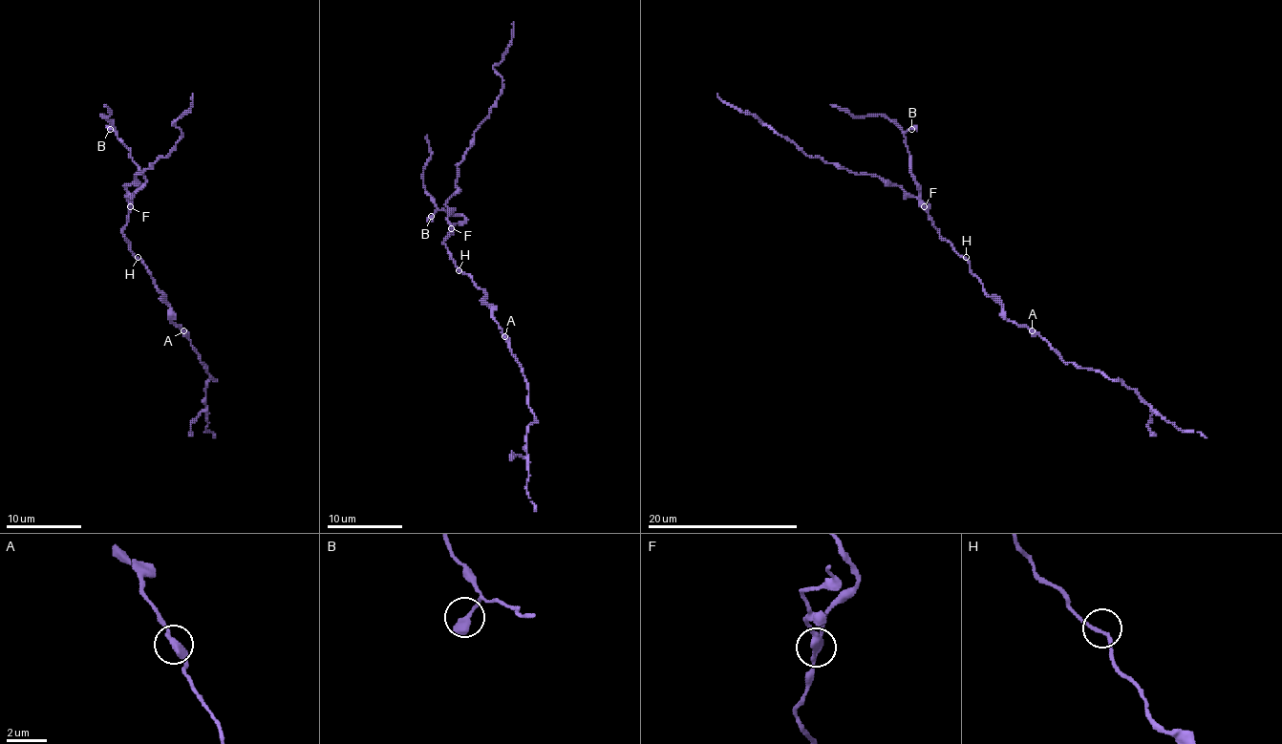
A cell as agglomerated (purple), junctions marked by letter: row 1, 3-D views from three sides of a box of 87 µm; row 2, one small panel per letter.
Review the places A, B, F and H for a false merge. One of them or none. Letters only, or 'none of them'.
F

